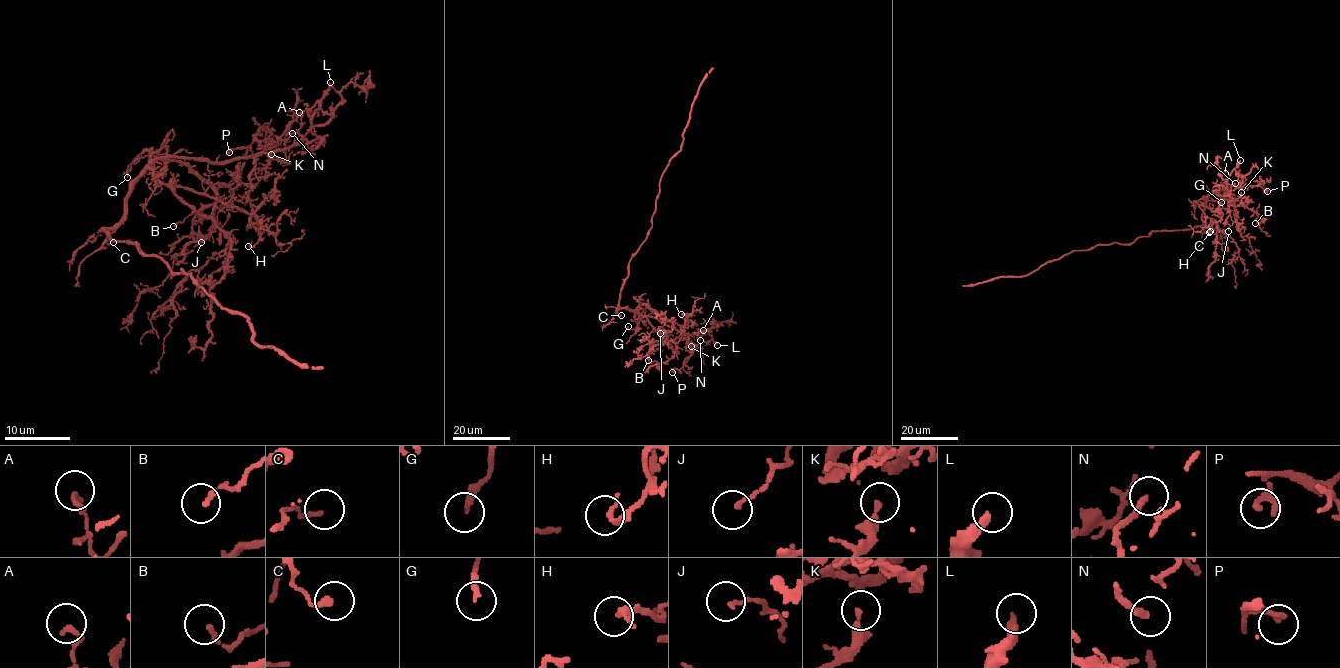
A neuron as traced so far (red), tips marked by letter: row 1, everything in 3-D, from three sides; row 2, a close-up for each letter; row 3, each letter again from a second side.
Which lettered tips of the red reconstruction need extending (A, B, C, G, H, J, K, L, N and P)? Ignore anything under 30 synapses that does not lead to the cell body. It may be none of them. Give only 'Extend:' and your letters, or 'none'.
Extend: G

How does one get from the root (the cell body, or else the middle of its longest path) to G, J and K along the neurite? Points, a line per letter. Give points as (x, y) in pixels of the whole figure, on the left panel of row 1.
G: (135, 244), (114, 241), (108, 231), (122, 218), (129, 183), (152, 152), (140, 154), (127, 167), (127, 177)
J: (135, 244), (108, 231), (124, 215), (131, 183), (158, 159), (185, 162), (214, 192), (216, 226), (201, 242)
K: (135, 244), (114, 241), (108, 231), (124, 215), (131, 183), (155, 161), (252, 157), (263, 169), (271, 154)

